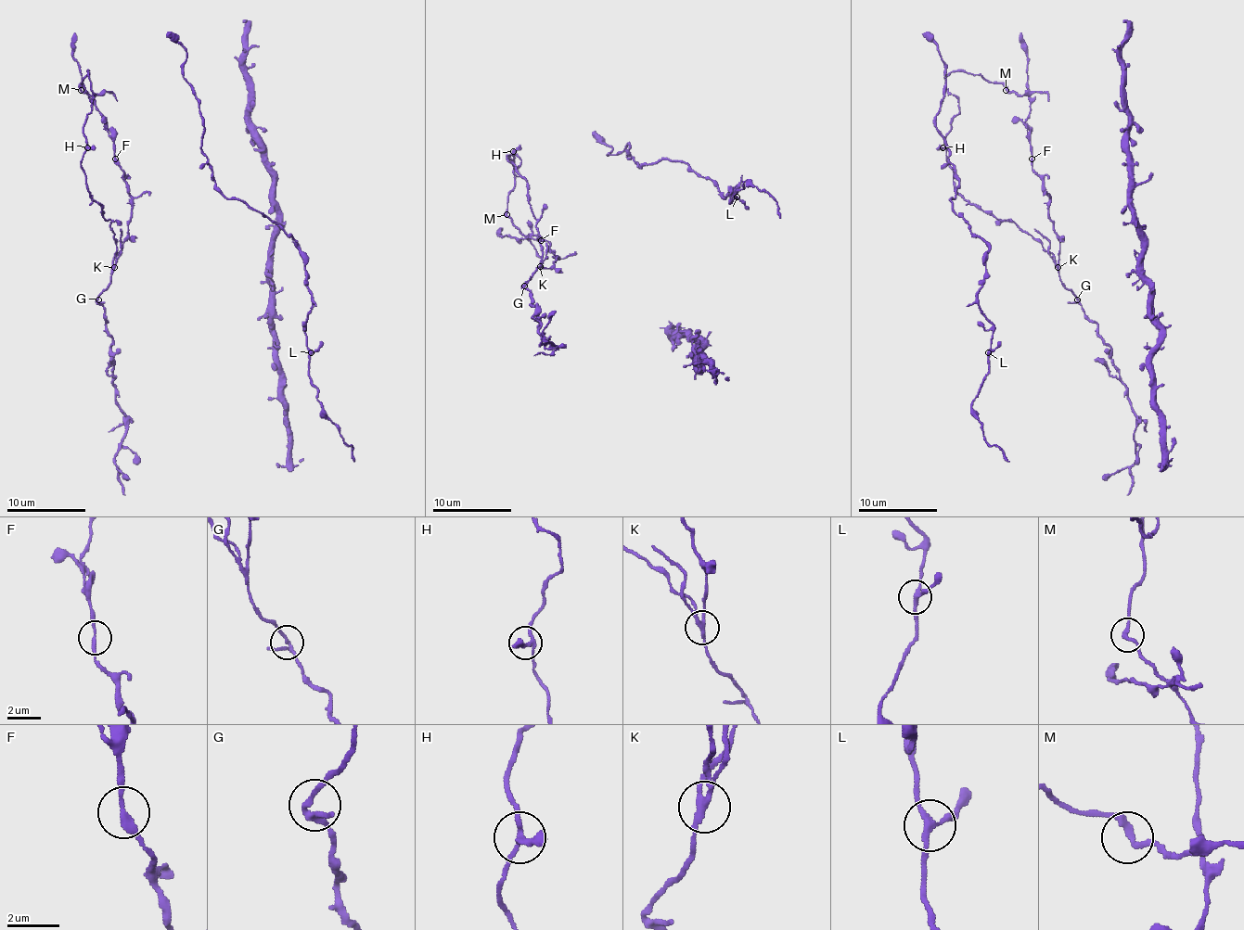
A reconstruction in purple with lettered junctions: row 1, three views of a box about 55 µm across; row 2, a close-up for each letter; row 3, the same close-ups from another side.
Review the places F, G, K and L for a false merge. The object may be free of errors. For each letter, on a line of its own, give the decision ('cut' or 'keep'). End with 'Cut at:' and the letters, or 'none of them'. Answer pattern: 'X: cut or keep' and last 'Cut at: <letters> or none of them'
F: keep
G: keep
K: cut
L: keep
Cut at: K

